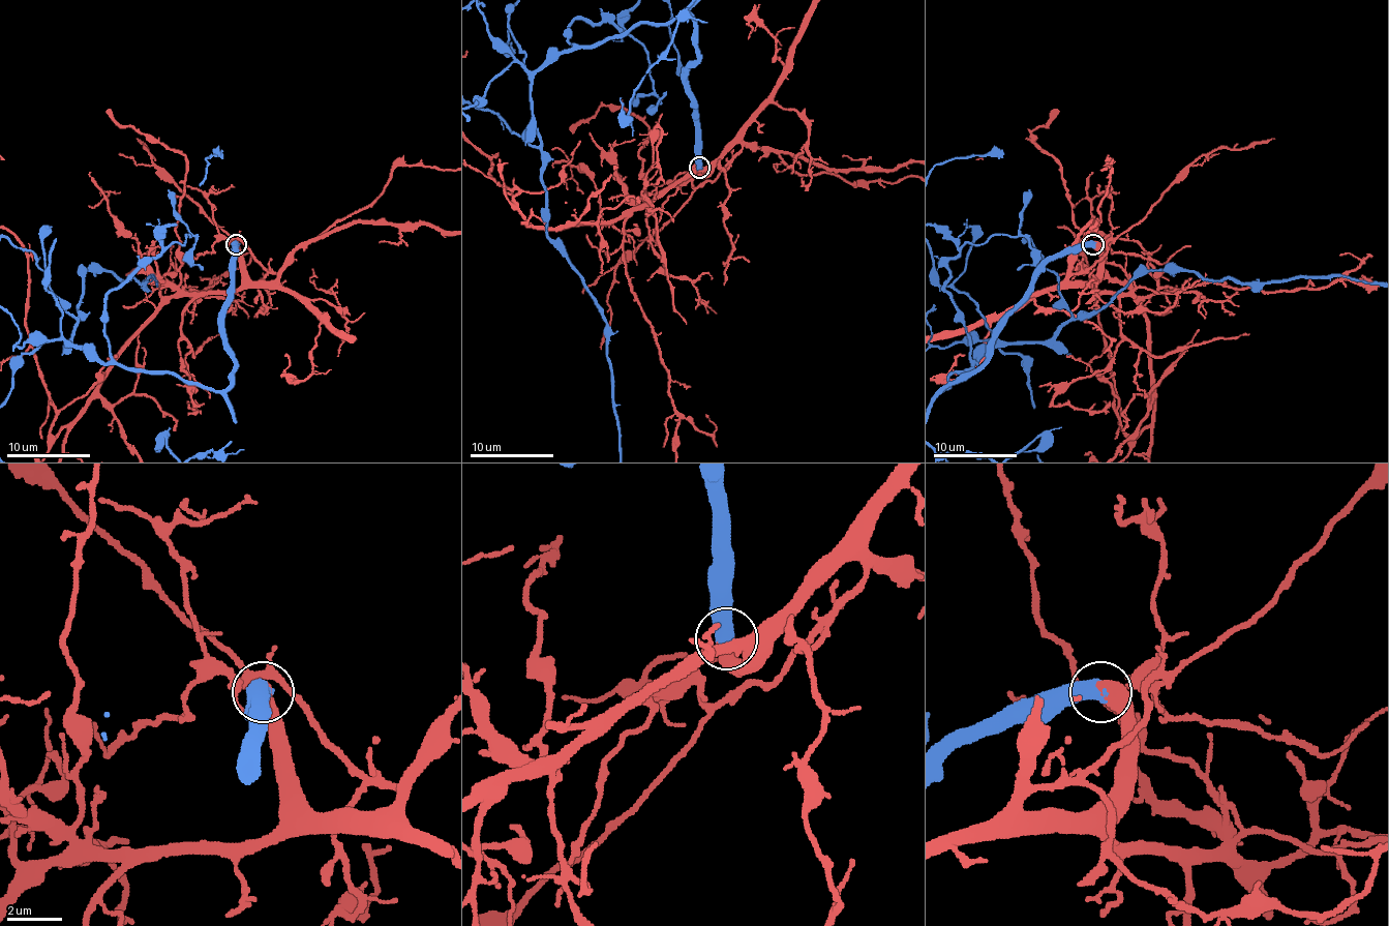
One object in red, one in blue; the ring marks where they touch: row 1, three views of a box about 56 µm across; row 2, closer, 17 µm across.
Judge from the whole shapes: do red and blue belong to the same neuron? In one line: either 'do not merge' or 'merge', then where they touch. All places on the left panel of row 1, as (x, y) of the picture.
merge; place (236, 244)

